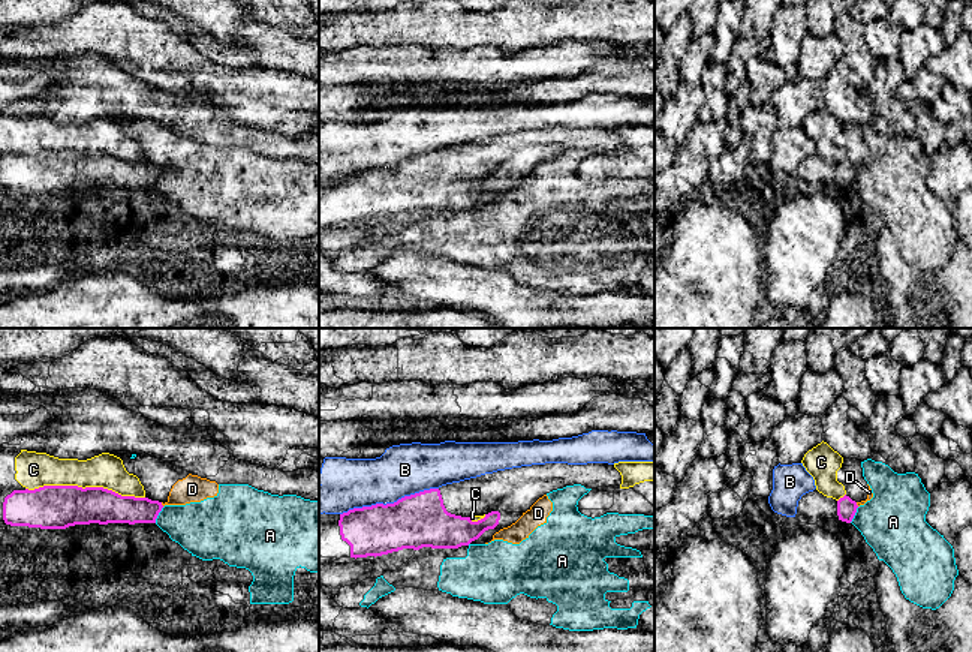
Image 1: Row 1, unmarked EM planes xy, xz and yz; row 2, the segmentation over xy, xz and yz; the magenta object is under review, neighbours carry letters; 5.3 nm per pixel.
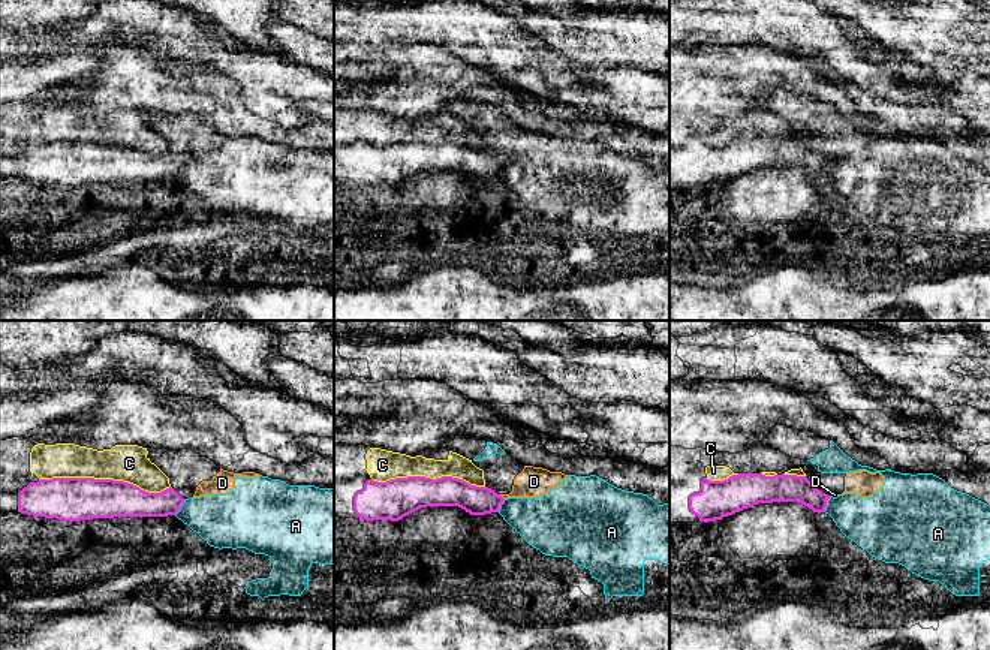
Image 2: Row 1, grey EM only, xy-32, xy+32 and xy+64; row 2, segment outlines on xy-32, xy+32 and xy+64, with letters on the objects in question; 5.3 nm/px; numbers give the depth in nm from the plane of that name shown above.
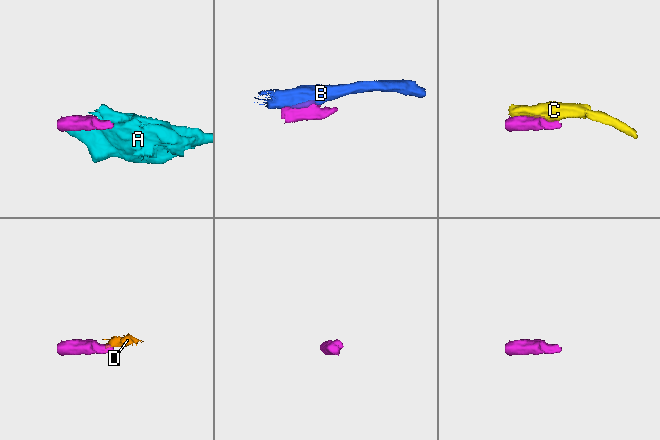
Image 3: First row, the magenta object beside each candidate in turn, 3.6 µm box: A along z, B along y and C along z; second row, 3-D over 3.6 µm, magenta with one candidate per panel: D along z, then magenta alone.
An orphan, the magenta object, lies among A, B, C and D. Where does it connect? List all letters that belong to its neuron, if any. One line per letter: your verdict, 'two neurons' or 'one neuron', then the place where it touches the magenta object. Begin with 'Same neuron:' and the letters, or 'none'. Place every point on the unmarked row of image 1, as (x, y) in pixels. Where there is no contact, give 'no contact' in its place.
Same neuron: none
A: two neurons; contact xy (158, 179)
B: two neurons; contact xz (388, 168)
C: two neurons; contact xy (86, 152)
D: two neurons; contact xy (161, 168)

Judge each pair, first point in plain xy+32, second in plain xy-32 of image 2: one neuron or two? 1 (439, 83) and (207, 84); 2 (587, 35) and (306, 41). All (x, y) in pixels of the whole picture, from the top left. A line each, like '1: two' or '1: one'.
1: one
2: one

